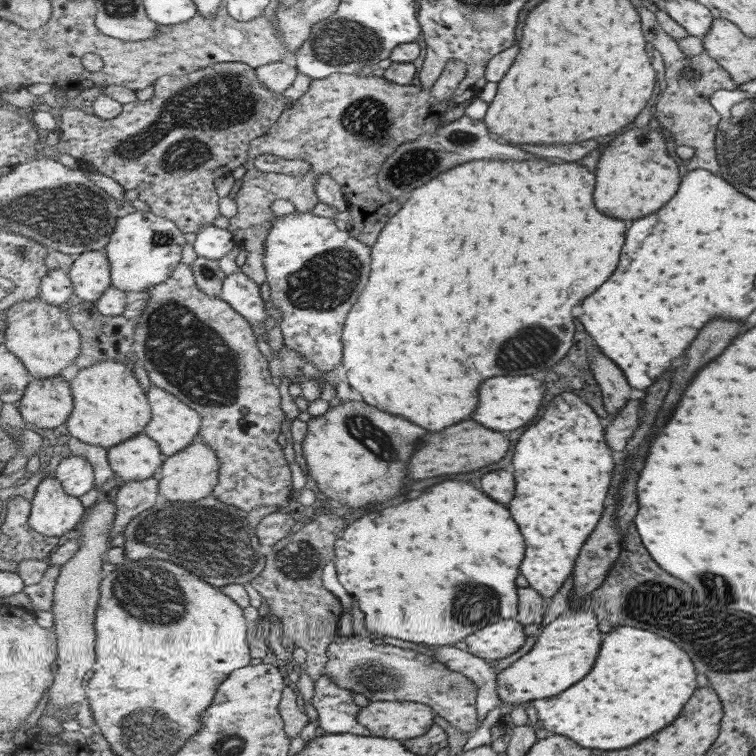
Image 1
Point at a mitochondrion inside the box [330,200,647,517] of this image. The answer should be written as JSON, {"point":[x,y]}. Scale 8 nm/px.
{"point":[529,349]}

